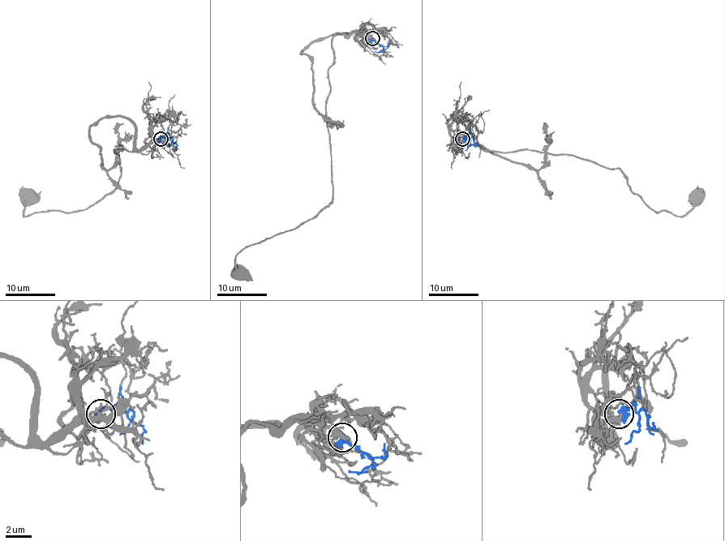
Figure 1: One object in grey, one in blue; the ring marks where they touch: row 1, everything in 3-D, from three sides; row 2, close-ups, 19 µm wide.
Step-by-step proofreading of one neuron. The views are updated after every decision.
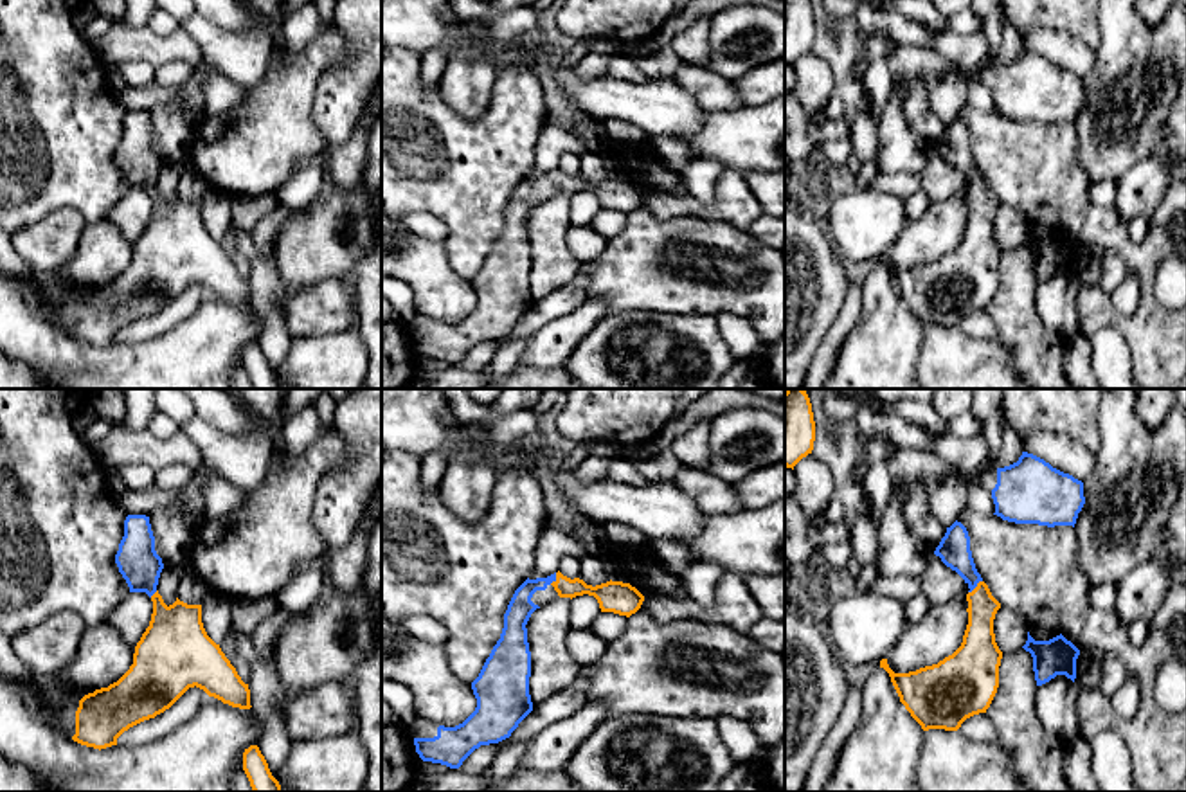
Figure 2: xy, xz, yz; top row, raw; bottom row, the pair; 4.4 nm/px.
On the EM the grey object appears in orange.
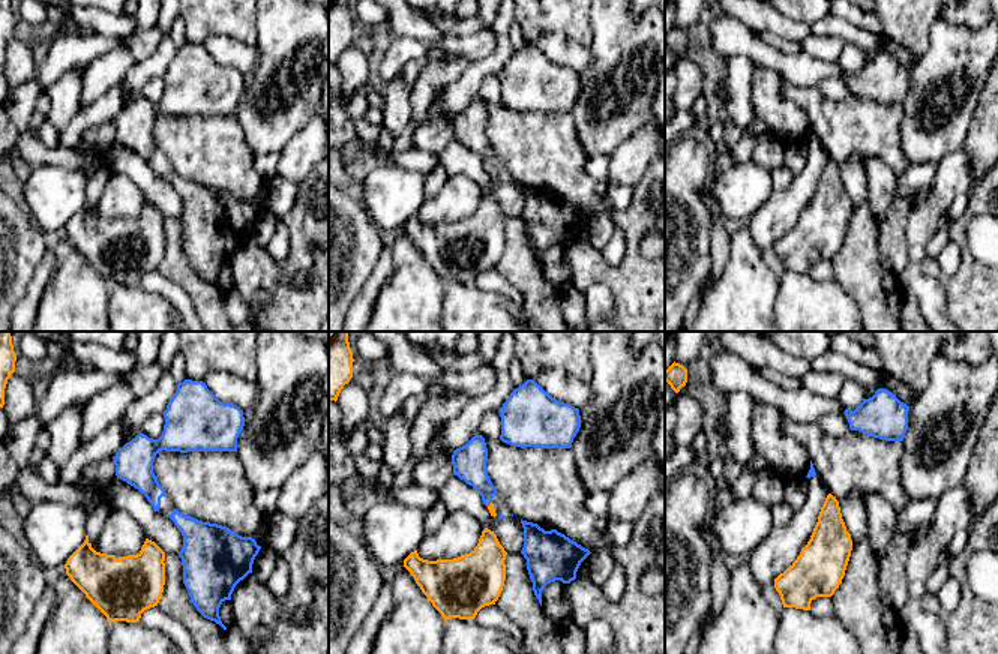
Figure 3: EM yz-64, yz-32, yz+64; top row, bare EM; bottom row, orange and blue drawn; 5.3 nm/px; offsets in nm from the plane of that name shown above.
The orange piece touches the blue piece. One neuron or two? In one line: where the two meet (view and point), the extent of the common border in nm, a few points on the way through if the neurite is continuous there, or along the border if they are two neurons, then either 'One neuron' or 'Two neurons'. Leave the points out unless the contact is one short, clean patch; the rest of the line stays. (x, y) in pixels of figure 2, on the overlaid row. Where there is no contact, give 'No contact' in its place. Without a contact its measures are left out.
Touches orange at yz (976, 587). Shared border 90 nm. Path across: yz (978, 643), (976, 587), (954, 549). One neuron

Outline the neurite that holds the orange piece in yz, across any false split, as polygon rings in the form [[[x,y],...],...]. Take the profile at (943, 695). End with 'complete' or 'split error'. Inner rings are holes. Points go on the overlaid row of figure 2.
[[[961,522],[947,527],[934,551],[968,585],[968,625],[961,646],[943,661],[909,673],[894,673],[887,659],[880,661],[900,702],[923,731],[957,731],[961,724],[986,713],[997,688],[1002,652],[995,643],[993,619],[1001,603],[975,569],[970,536]]] | split error

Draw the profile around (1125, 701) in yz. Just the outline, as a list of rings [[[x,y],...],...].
[[[1132,675],[1127,677],[1123,686],[1110,698],[1114,711],[1128,720],[1137,713],[1141,704],[1141,689]]]

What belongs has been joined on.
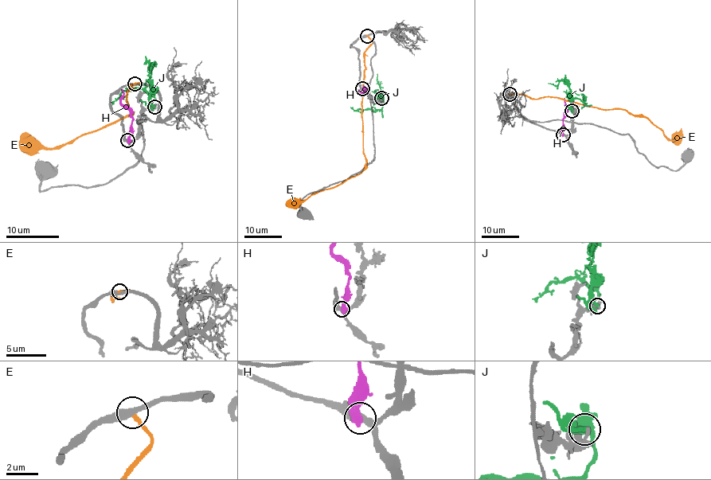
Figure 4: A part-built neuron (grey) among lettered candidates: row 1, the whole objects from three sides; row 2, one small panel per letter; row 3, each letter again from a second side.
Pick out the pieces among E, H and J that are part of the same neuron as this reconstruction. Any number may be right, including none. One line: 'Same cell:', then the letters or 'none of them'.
Same cell: H

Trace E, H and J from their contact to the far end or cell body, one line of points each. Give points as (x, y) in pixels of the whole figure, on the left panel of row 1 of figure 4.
E: (134, 83), (140, 83), (128, 89), (126, 99), (132, 113), (95, 130), (53, 147), (41, 147), (21, 134)
H: (128, 141), (132, 114), (121, 102), (121, 89)
J: (154, 106), (150, 102), (150, 94), (157, 90), (153, 94), (148, 94), (141, 89), (132, 87), (111, 102)

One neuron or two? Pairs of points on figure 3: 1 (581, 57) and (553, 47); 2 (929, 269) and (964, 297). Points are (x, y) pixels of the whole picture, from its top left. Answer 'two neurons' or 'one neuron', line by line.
1: one neuron
2: one neuron

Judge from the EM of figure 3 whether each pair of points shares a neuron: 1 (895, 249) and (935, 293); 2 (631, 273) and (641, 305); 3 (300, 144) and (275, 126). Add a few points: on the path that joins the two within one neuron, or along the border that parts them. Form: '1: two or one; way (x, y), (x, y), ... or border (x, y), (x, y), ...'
1: two; border (905, 225), (905, 269), (896, 281)
2: one; way (637, 281), (641, 287), (641, 297)
3: two; border (312, 116), (278, 152)

